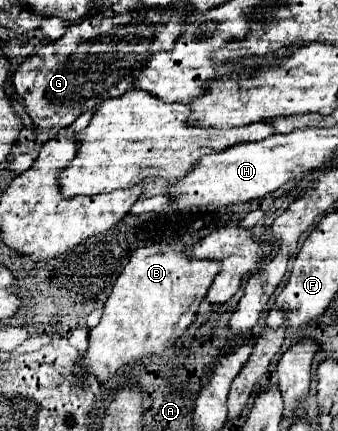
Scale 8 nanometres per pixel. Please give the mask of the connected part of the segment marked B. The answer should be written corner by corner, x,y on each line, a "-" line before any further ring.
180,245
136,249
104,303
100,323
88,333
88,349
74,369
76,381
84,383
88,377
96,377
98,383
106,383
116,377
120,367
170,349
194,321
198,305
218,271
220,263
192,261

